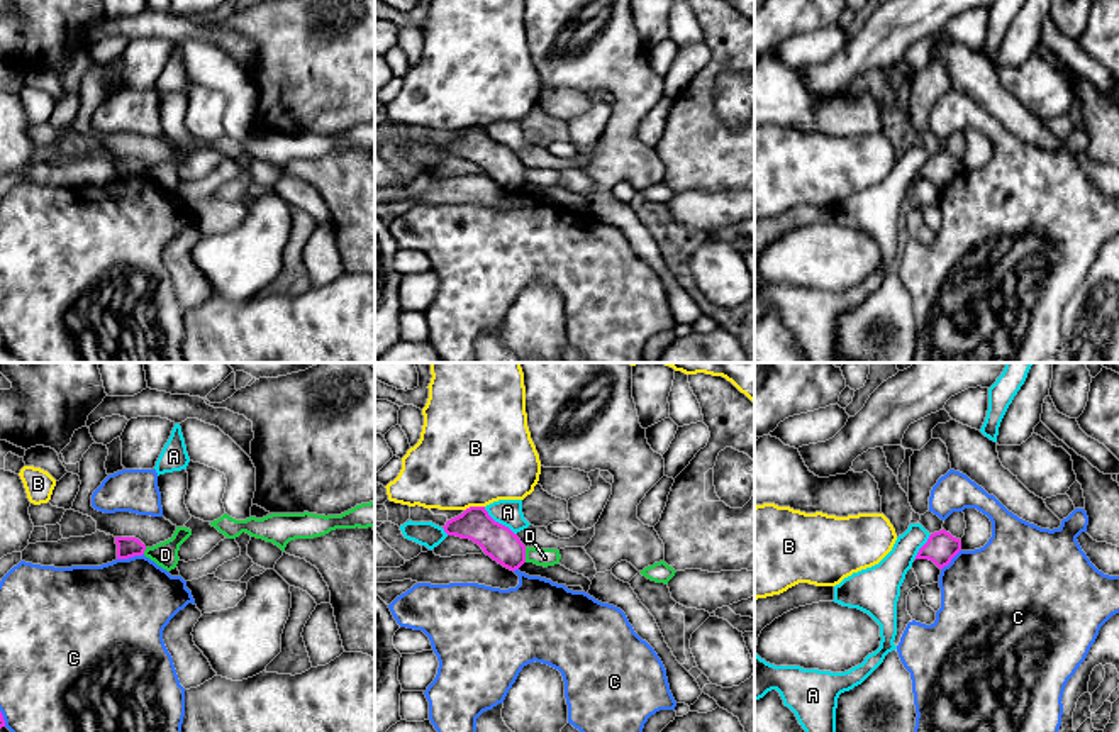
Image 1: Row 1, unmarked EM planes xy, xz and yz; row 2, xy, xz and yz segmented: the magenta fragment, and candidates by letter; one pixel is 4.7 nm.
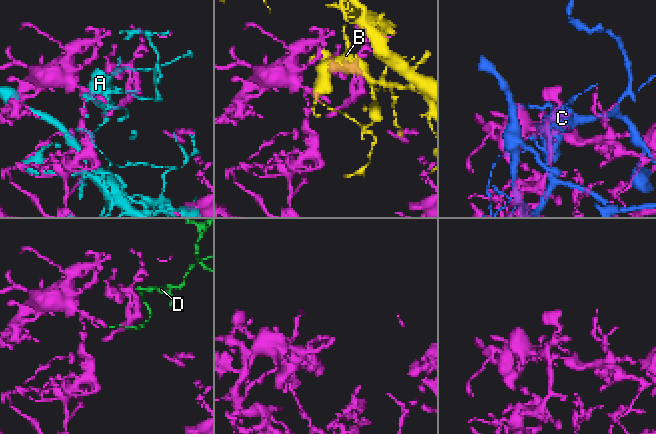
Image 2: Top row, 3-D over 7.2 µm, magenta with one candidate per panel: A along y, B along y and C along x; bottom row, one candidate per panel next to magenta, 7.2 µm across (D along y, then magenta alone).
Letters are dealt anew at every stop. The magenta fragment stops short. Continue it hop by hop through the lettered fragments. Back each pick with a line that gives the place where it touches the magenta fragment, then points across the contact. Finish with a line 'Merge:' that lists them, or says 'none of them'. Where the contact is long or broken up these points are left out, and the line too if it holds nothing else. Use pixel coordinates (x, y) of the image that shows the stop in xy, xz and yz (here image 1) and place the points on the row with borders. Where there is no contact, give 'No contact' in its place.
Merge: none of them

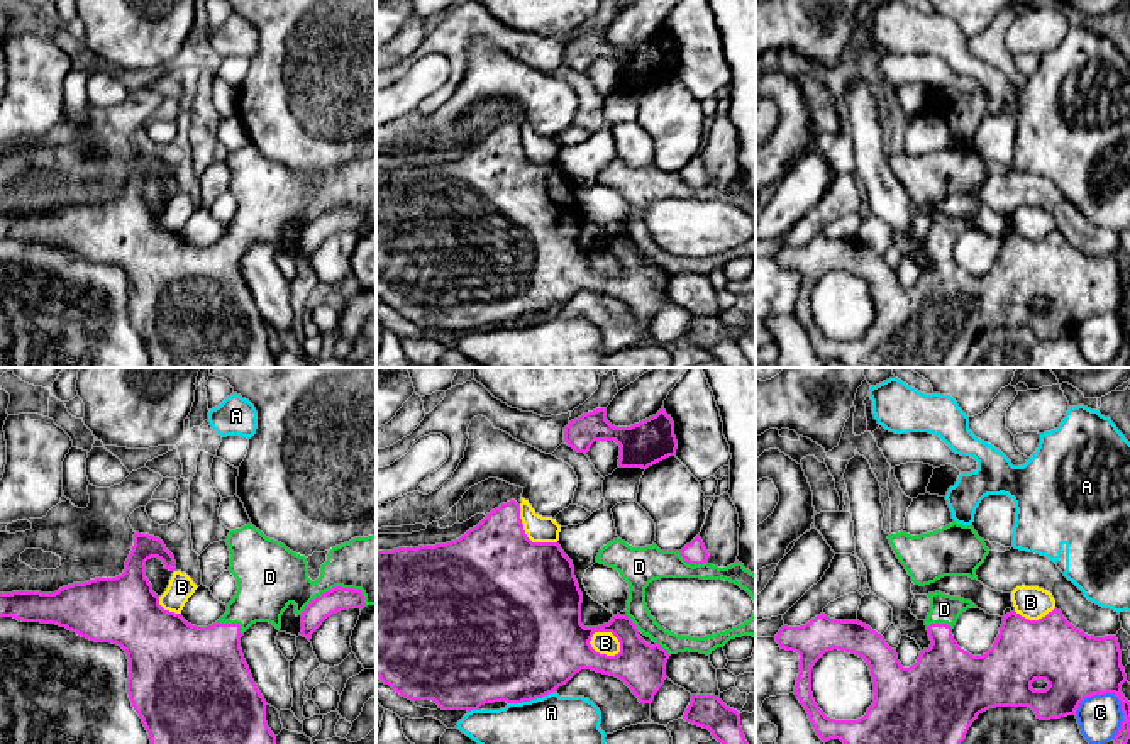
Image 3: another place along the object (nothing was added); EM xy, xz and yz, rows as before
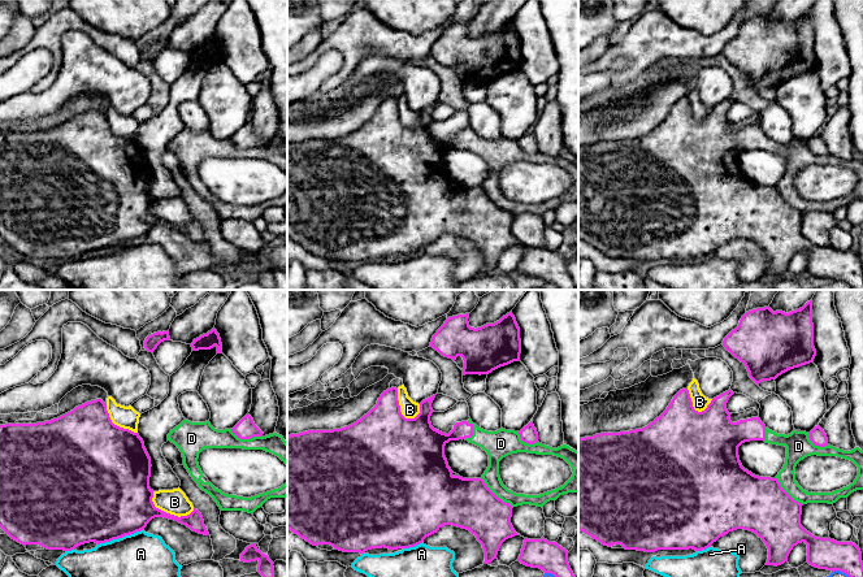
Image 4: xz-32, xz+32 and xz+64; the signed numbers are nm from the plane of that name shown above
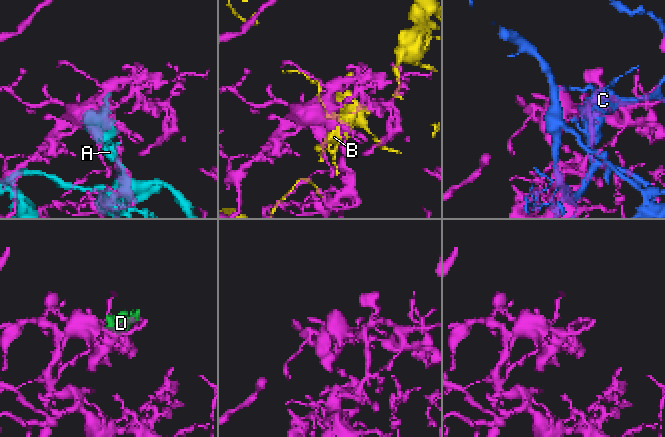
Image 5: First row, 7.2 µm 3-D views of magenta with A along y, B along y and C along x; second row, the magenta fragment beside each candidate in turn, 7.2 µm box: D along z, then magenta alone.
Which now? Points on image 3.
D: Touches magenta at xy (336, 587)
Merge: D

